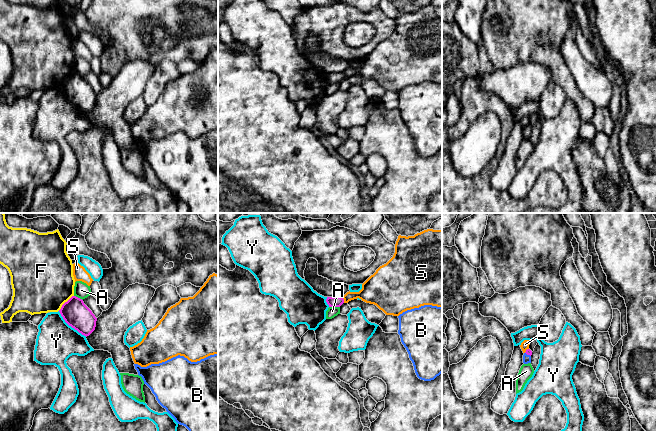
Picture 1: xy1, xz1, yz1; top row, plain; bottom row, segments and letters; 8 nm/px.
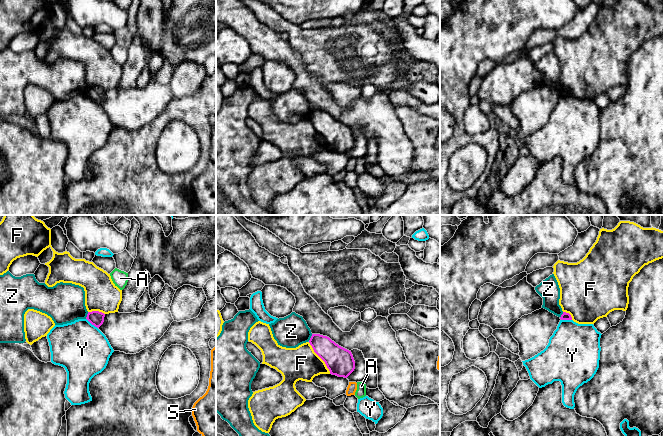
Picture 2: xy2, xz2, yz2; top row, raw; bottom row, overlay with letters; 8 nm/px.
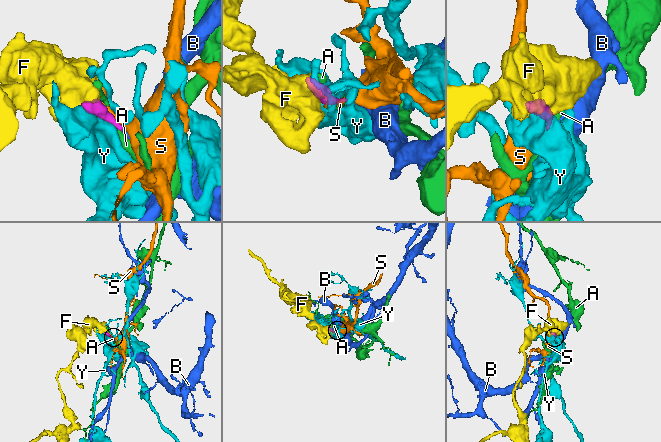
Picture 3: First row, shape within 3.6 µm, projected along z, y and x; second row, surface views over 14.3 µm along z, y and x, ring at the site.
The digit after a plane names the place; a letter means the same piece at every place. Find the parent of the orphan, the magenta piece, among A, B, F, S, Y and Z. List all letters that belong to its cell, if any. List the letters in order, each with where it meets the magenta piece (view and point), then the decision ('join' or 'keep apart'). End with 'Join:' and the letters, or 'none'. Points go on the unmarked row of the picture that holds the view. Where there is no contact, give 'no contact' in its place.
A: xz1 (334, 82) | keep apart
B: yz1 (528, 130) | join
F: xz2 (320, 133) | keep apart
S: xz1 (343, 76) | keep apart
Y: xy1 (71, 102) | keep apart
Z: xy2 (87, 91) | keep apart
Join: B

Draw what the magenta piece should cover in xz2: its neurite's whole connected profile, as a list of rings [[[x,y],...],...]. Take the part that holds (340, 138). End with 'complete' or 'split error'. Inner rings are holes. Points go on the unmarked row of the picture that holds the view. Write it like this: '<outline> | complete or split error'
[[[312,110],[309,119],[325,138],[330,150],[347,154],[354,147],[355,137],[351,127],[339,122],[329,113]]] | complete

